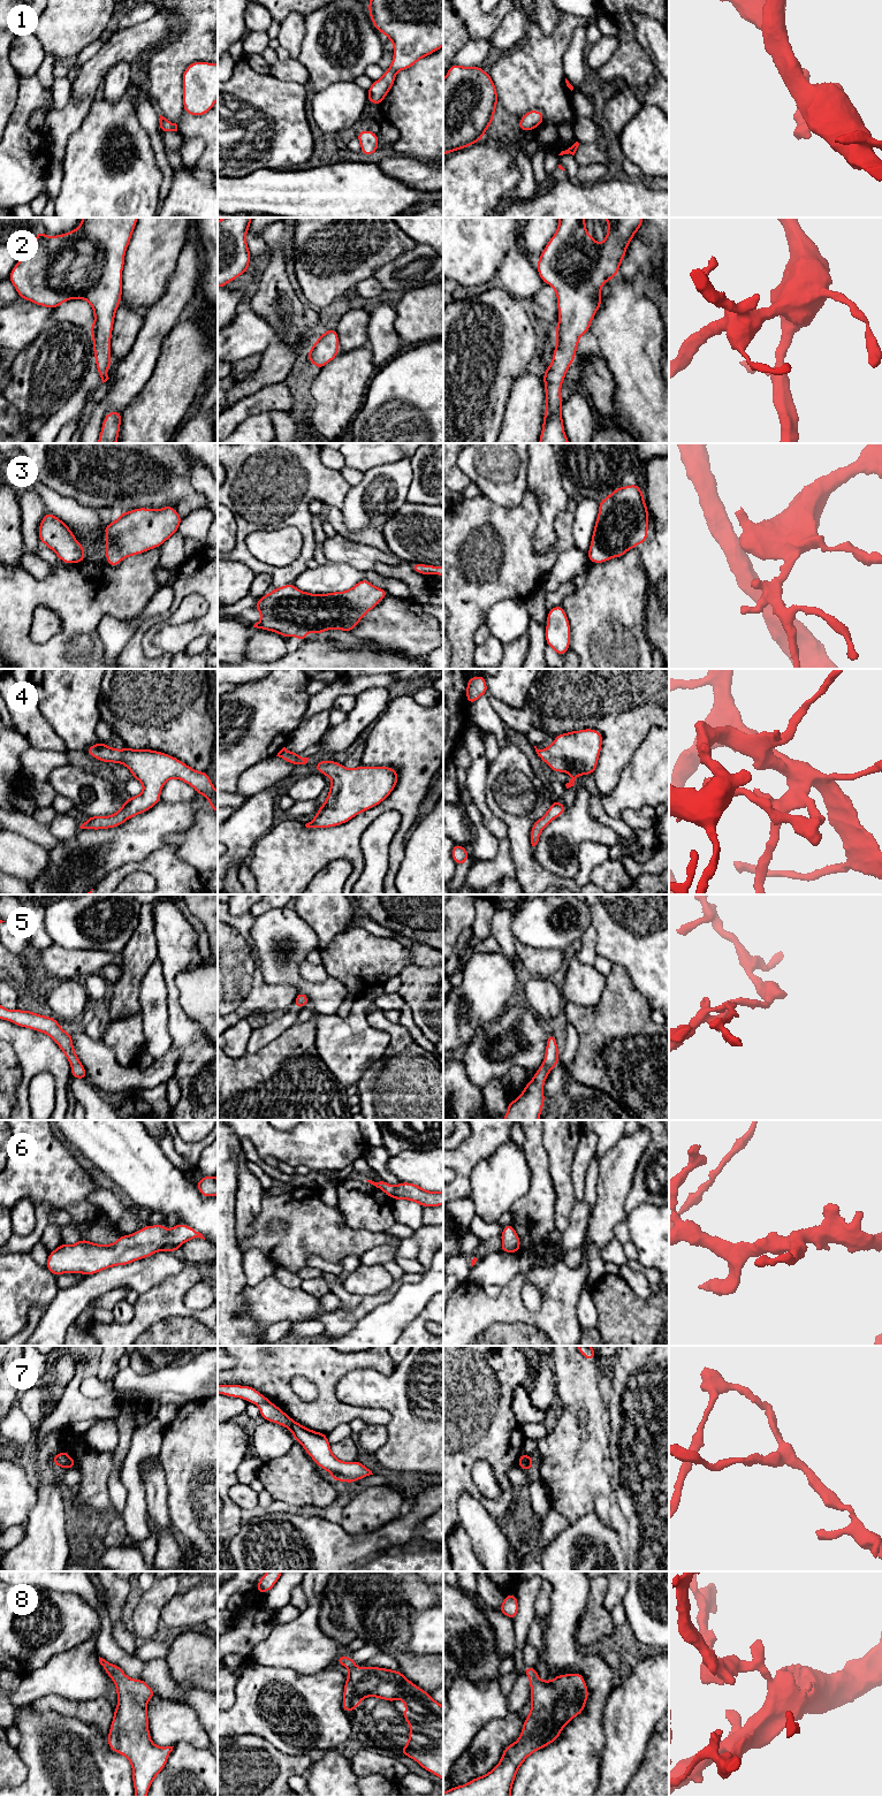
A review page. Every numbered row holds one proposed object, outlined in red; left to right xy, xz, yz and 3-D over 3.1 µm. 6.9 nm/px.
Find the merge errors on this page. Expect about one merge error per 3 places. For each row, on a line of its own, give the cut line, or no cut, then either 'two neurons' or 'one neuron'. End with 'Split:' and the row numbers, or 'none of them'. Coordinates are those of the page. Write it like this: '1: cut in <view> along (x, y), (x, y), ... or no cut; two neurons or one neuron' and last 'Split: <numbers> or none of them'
1: no cut; one neuron
2: no cut; one neuron
3: no cut; one neuron
4: no cut; one neuron
5: no cut; one neuron
6: no cut; one neuron
7: cut in xy along (68, 1455), (67, 1463), (63, 1467); two neurons
8: no cut; one neuron
Split: 7

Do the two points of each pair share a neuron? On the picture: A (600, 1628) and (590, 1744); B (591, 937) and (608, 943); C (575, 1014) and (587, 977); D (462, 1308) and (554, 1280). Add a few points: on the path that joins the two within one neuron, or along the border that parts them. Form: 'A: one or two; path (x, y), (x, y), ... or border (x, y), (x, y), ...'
A: two; border (594, 1647), (591, 1650)
B: two; border (592, 926), (595, 931), (595, 952), (598, 954)
C: two; border (603, 994), (592, 1006), (580, 1006), (568, 1000)
D: one; path (489, 1310), (539, 1315), (546, 1308)

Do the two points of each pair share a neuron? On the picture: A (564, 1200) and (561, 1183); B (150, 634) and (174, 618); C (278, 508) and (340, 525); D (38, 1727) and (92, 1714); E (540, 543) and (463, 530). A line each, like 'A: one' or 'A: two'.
A: one
B: one
C: two
D: two
E: two

